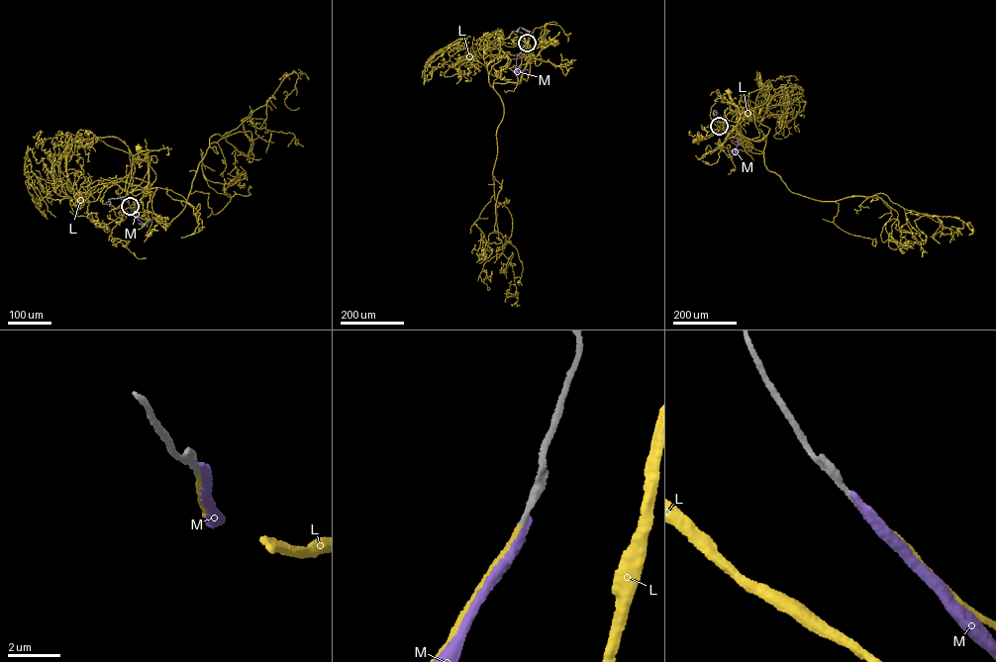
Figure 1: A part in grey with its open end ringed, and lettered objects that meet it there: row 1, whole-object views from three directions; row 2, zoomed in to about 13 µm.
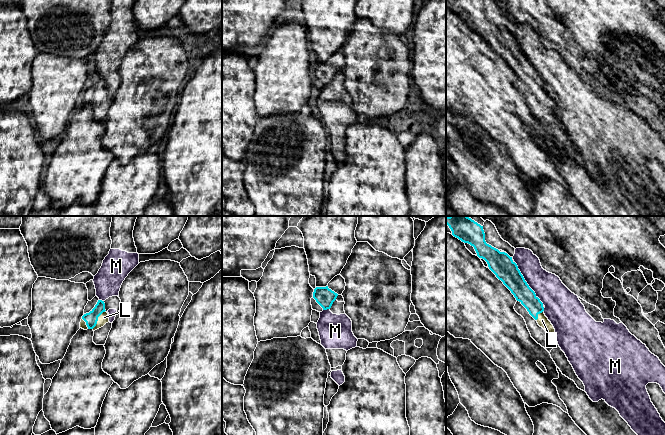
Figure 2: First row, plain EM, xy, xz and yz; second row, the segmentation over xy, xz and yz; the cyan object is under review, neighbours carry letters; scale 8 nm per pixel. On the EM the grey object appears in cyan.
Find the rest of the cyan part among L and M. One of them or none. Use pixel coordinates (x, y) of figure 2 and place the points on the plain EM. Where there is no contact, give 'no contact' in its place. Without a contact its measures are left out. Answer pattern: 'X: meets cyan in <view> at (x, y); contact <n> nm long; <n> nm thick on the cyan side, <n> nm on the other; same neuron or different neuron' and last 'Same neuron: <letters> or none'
L: meets cyan in xy at (97, 95); contact 190 nm long; 110 nm thick on the cyan side, 80 nm on the other; same neuron
M: meets cyan in yz at (526, 59); contact 420 nm long; 190 nm thick on the cyan side, 240 nm on the other; different neuron
Same neuron: L

